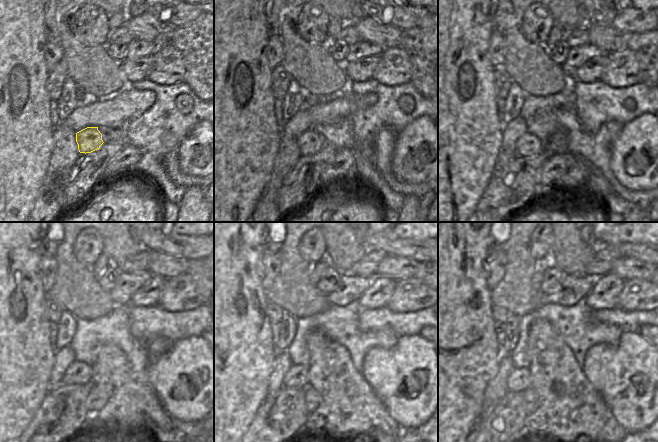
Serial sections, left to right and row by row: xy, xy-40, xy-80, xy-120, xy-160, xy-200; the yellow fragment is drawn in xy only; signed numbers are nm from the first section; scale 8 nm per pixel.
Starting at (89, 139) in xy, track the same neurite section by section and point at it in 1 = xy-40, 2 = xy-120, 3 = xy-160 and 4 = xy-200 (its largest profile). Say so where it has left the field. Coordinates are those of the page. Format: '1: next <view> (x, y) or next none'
1: next xy-40 (310, 141)
2: next xy-120 (78, 373)
3: next xy-160 (296, 377)
4: next xy-200 (518, 381)

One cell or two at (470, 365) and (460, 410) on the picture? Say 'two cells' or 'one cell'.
one cell

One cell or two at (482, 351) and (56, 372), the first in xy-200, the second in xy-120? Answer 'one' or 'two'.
two

